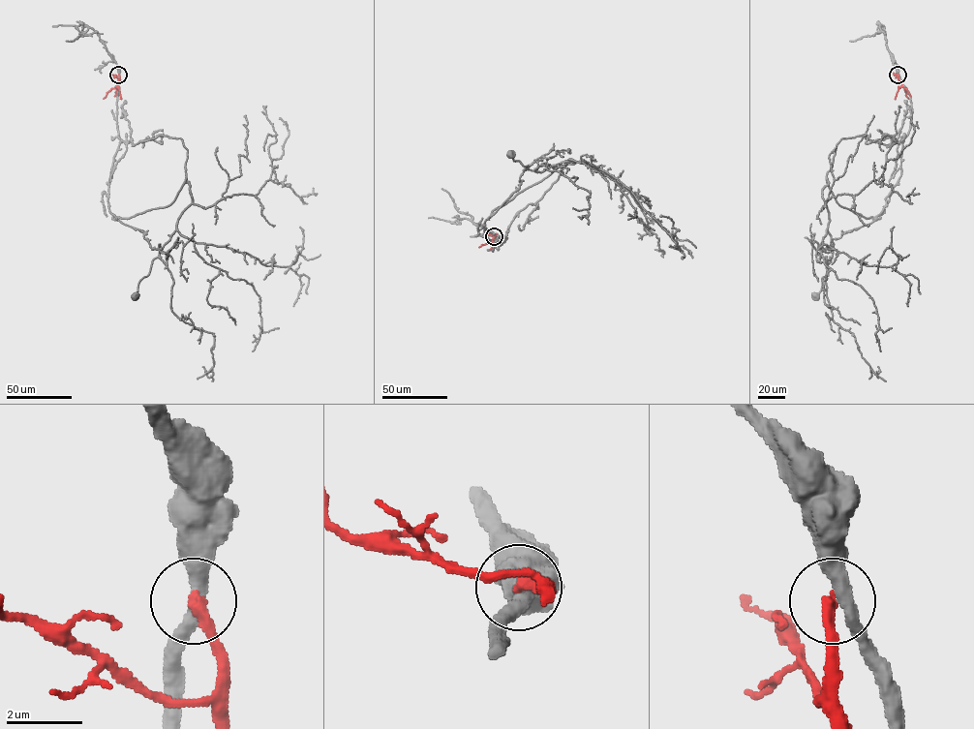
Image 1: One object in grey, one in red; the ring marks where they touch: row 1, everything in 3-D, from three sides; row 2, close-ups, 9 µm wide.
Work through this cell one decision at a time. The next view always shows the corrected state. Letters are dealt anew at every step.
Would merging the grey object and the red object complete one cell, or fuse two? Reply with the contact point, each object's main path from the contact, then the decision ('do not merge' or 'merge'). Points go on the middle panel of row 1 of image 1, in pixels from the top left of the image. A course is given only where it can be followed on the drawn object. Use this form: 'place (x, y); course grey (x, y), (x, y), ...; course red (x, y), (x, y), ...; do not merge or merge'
place (494, 236); course grey (494, 236), (492, 251), (514, 217), (535, 203), (567, 163), (536, 172), (510, 154); course red (494, 236), (491, 243), (478, 247); do not merge

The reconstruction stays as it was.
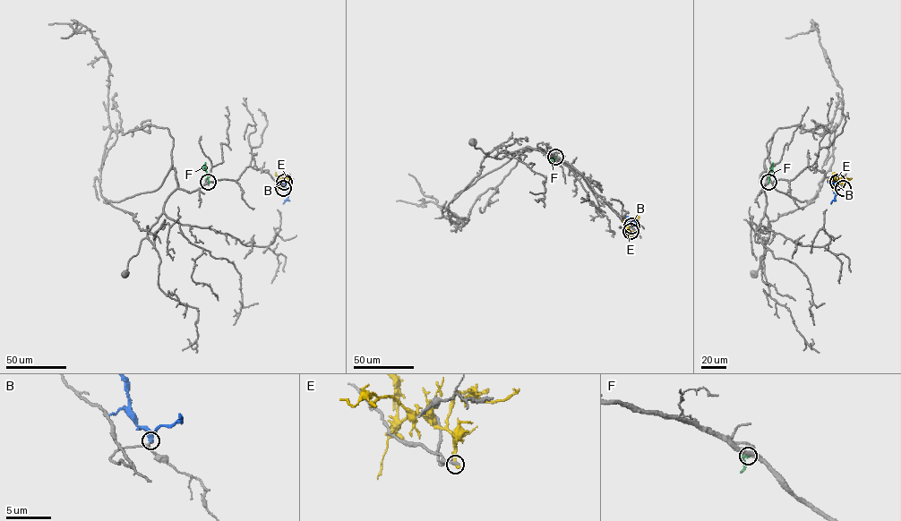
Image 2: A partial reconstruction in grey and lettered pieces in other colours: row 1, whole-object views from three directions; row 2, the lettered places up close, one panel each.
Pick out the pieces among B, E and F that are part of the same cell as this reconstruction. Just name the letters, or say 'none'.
none

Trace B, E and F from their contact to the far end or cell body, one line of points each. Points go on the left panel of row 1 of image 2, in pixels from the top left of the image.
B: (284, 182), (288, 195), (283, 203)
E: (283, 188), (279, 183), (290, 179)
F: (208, 183), (205, 163)

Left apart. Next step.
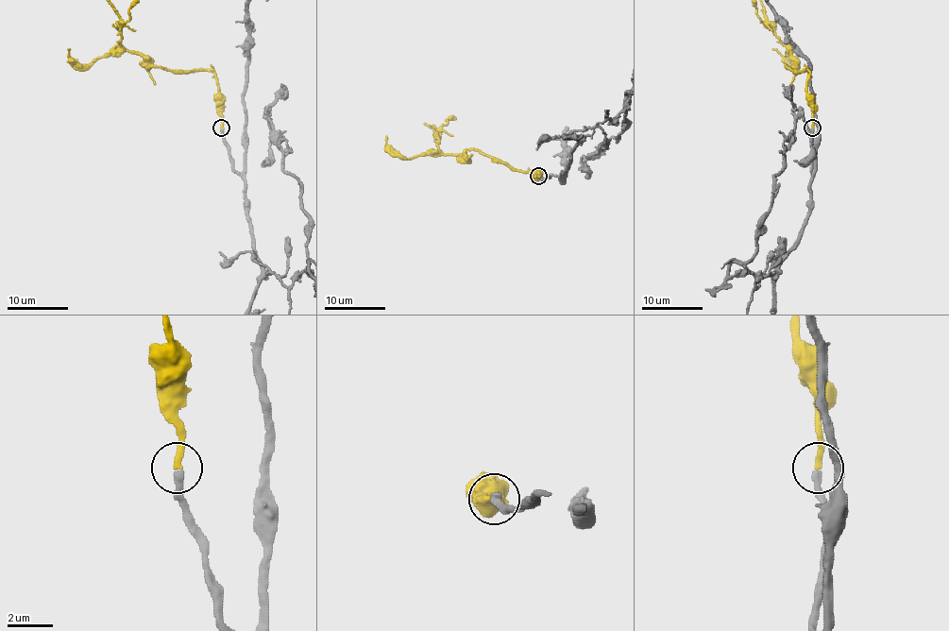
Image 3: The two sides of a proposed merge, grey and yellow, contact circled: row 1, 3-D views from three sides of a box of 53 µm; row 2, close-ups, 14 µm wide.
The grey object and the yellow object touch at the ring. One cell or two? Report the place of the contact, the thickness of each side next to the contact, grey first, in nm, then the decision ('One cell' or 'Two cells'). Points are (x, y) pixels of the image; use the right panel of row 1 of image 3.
Place: (812, 127). Thickness 340 nm (grey) against 280 nm. One cell

